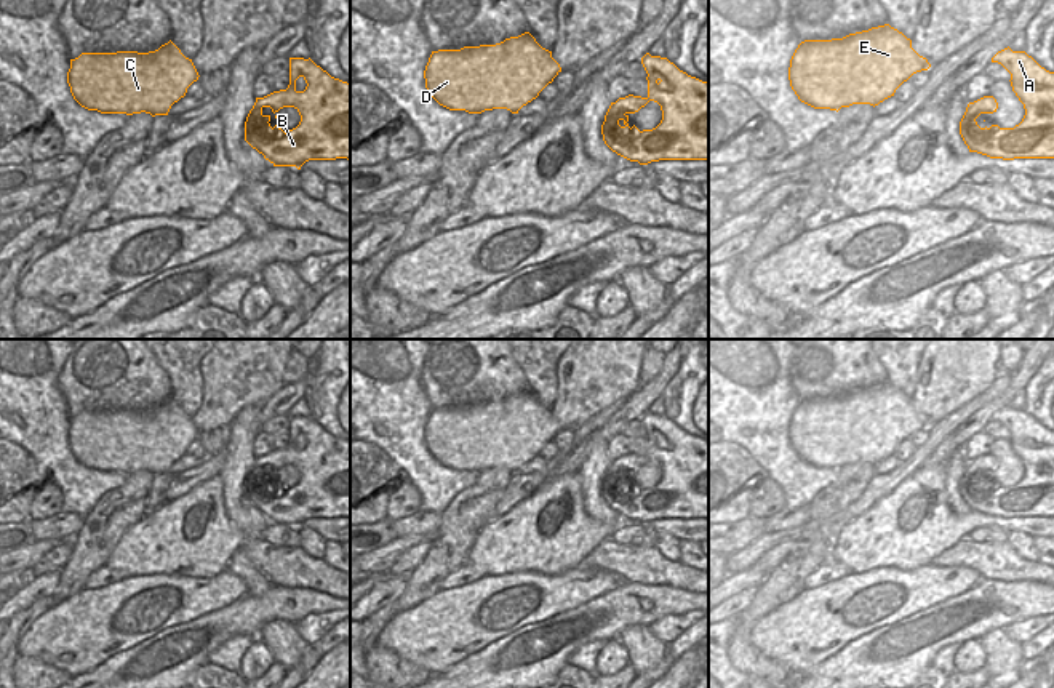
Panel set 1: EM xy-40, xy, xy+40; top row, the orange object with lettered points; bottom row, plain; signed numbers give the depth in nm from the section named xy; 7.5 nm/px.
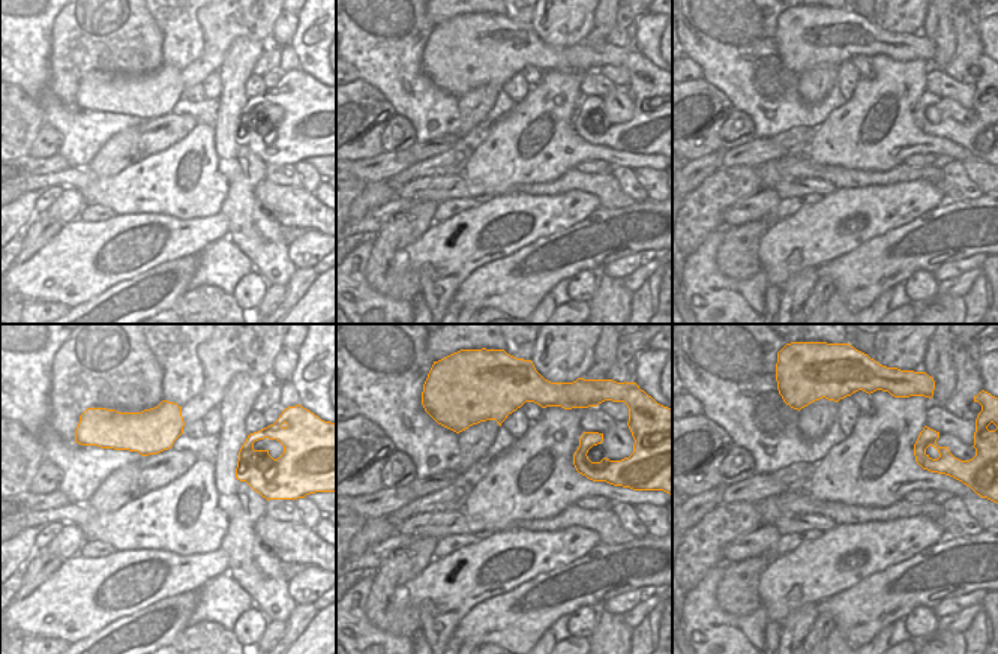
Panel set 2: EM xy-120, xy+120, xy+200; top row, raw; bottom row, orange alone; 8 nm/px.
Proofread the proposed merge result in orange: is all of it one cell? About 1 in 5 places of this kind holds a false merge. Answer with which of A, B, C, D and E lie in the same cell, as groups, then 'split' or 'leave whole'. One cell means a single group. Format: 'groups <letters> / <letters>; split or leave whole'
groups A B C D E; leave whole

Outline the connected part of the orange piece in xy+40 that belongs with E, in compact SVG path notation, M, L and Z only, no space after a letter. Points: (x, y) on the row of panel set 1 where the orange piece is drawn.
M889 24L832 40L804 40L795 50L790 67L790 86L798 99L814 109L840 110L852 104L878 106L913 74L931 64L912 48L912 40Z

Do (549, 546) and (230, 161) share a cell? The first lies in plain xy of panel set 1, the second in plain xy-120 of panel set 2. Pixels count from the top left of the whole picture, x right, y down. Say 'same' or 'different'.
different

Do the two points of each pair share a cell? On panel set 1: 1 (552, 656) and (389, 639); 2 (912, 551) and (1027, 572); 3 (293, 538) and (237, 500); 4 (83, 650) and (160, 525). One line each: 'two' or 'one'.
1: two
2: two
3: two
4: two

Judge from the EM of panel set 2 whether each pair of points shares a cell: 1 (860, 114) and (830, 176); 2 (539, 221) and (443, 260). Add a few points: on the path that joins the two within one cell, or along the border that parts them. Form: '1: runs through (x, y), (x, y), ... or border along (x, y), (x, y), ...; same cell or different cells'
1: border along (808, 156), (827, 165), (869, 171); different cells
2: runs through (518, 210), (509, 210), (488, 219), (467, 240); same cell

